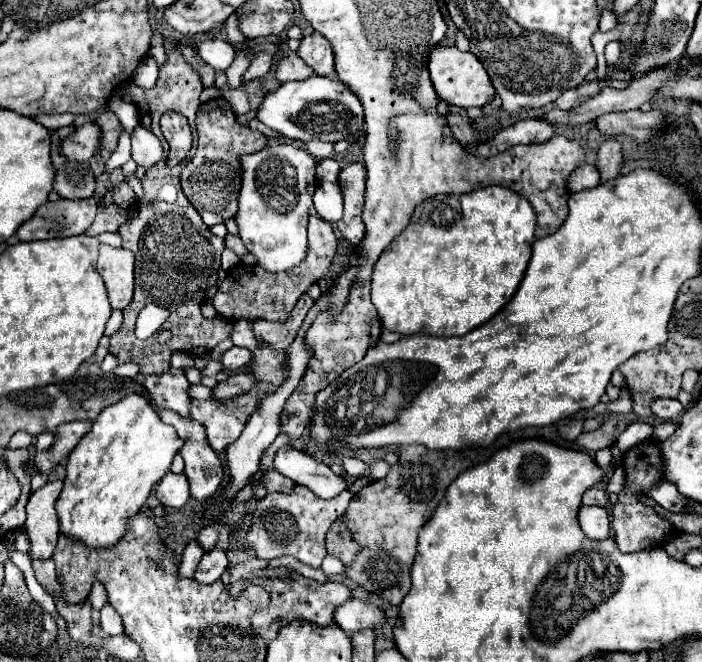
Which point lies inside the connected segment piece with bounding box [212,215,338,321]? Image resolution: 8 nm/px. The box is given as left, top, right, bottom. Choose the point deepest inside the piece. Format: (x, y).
(248, 292)

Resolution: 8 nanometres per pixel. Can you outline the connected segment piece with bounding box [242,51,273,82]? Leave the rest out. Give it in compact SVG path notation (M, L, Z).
M259 51L255 56L256 57L251 60L250 67L242 76L243 82L261 78L265 76L272 68L272 55Z

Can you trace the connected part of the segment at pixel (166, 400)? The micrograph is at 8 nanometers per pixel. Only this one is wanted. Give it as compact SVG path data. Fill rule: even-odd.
M170 369L164 375L136 375L136 383L140 383L154 403L164 409L172 409L182 417L190 417L190 397L188 397L188 379L184 377L184 369Z

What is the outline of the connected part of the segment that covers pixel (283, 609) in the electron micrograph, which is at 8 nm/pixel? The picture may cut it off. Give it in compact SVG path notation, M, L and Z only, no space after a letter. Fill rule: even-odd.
M292 573L284 579L276 579L272 583L270 605L252 617L252 629L260 639L272 641L276 637L276 631L280 627L284 627L286 623L290 623L292 619L304 619L308 623L318 623L320 627L326 627L332 623L334 609L350 597L352 597L352 593L344 583L334 583L334 581L318 583L318 581L302 577L300 573Z

